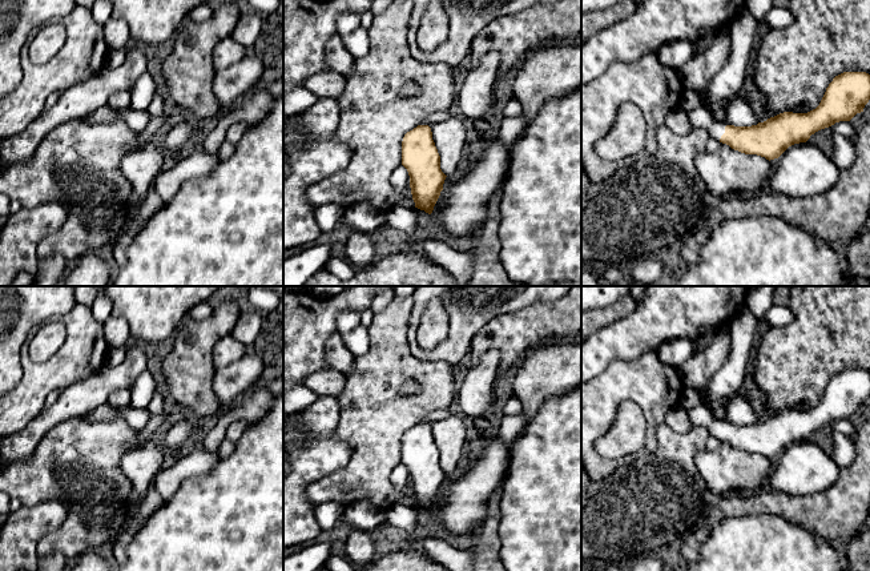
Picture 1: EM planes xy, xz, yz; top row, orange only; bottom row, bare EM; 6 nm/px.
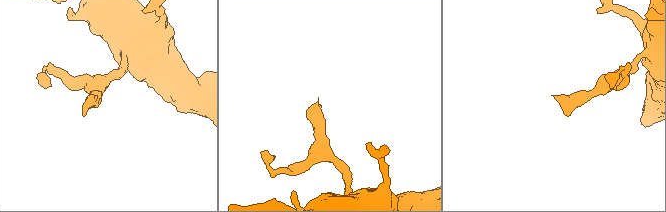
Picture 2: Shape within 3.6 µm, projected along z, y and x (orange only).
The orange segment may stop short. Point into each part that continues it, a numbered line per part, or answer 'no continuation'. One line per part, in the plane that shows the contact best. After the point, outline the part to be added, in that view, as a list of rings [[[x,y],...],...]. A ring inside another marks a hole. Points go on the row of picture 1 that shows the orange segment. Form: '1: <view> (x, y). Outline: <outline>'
1: yz (700, 117). Outline: [[[697,106],[688,110],[688,118],[693,128],[706,129],[712,137],[720,141],[721,136],[725,133],[725,122],[717,122],[713,120],[710,110],[705,106]]]

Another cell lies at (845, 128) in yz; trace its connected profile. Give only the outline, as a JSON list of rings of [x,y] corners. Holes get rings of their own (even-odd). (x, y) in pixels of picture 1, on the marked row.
[[[839,121],[829,126],[833,133],[839,133],[850,138],[855,138],[858,129],[855,129],[849,121]]]

